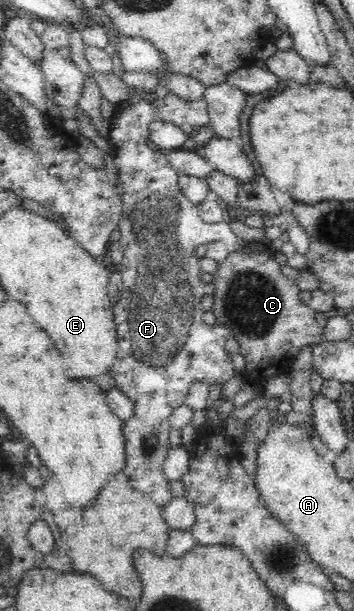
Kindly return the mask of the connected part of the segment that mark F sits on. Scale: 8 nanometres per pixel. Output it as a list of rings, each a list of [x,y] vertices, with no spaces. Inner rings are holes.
[[[134,88],[134,90],[138,92],[135,99],[115,104],[113,116],[110,118],[111,130],[107,139],[111,160],[120,171],[121,186],[124,187],[124,193],[121,194],[124,209],[118,225],[120,248],[124,251],[124,257],[119,265],[123,287],[118,299],[112,305],[120,349],[108,373],[115,378],[116,388],[133,401],[133,414],[124,426],[127,461],[124,470],[117,474],[117,480],[125,482],[125,485],[141,495],[146,495],[157,507],[164,508],[173,501],[173,492],[169,490],[170,480],[165,477],[162,468],[171,450],[169,432],[172,427],[169,416],[178,406],[185,405],[189,387],[195,381],[205,381],[209,386],[223,384],[236,373],[231,361],[232,356],[225,351],[224,345],[225,341],[232,336],[230,329],[217,324],[209,326],[203,320],[201,298],[205,296],[205,290],[199,276],[201,272],[195,248],[199,244],[206,245],[209,242],[222,241],[232,253],[241,250],[246,242],[233,234],[229,222],[225,219],[218,224],[205,222],[198,213],[196,205],[191,204],[182,193],[178,185],[180,174],[166,159],[165,151],[153,150],[147,145],[147,139],[150,139],[151,133],[149,125],[154,119],[172,122],[182,128],[188,136],[203,126],[209,126],[211,119],[208,115],[208,103],[204,98],[190,102],[188,99],[181,99],[169,93],[161,99],[156,92],[147,94],[141,89]],[[150,435],[157,437],[155,449],[148,448],[146,445]]]

